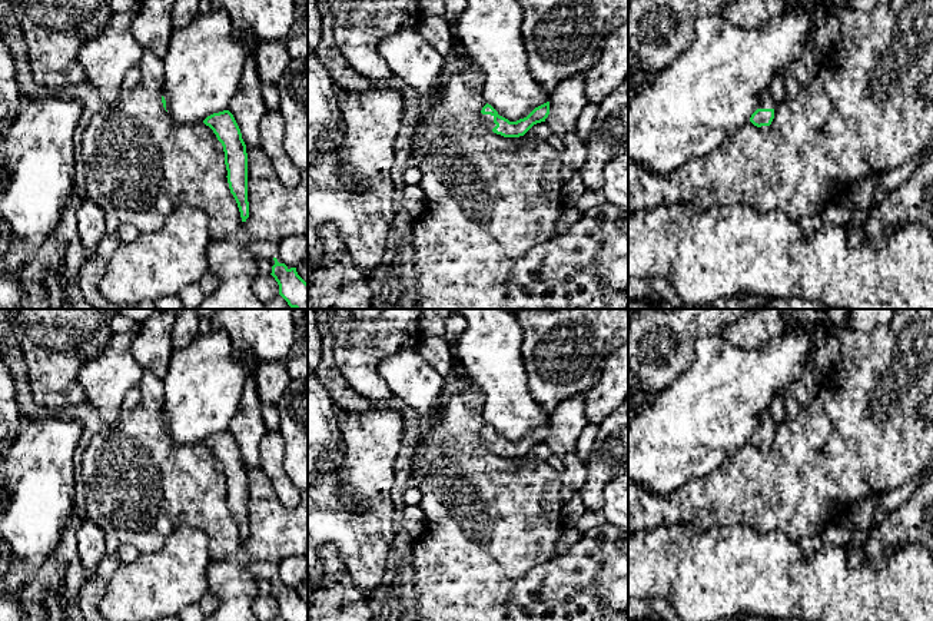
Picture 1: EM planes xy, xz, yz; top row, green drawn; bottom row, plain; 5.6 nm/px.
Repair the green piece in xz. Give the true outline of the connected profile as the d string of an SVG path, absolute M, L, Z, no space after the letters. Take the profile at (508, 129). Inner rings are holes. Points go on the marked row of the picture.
M549 102L535 107L527 117L517 122L509 122L499 116L498 112L488 103L482 107L481 113L484 122L494 133L504 137L519 137L524 136L534 124L545 122L549 114Z

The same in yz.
M768 89L763 90L760 94L760 107L751 114L750 122L757 126L770 126L774 119L776 102Z

